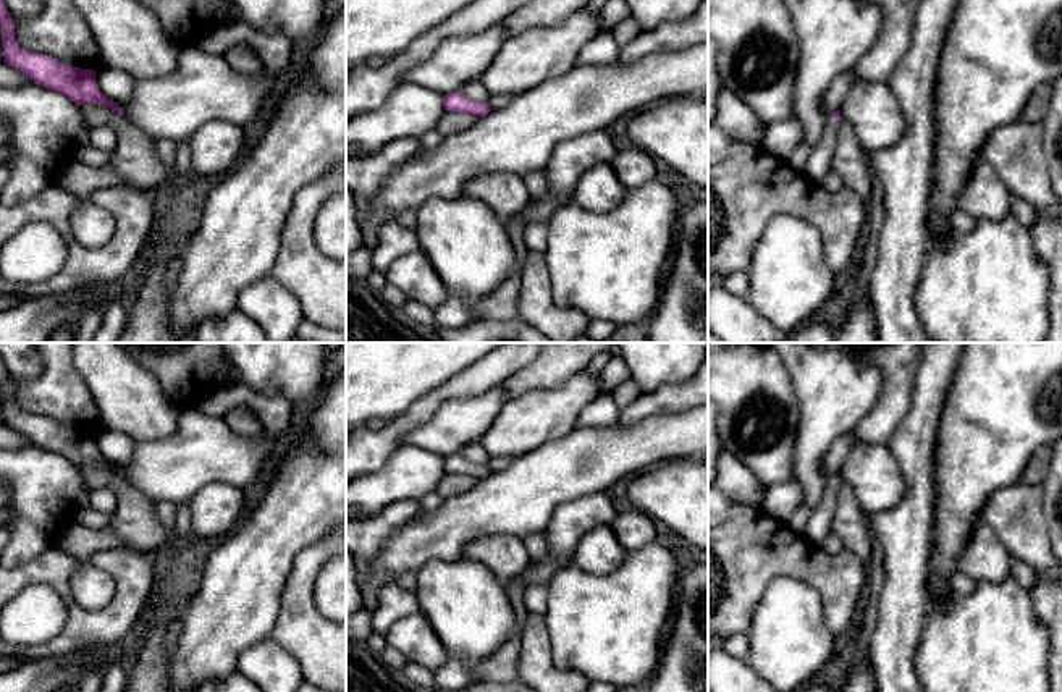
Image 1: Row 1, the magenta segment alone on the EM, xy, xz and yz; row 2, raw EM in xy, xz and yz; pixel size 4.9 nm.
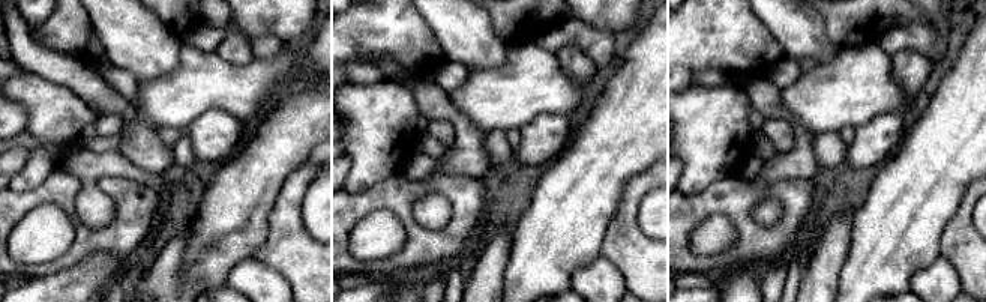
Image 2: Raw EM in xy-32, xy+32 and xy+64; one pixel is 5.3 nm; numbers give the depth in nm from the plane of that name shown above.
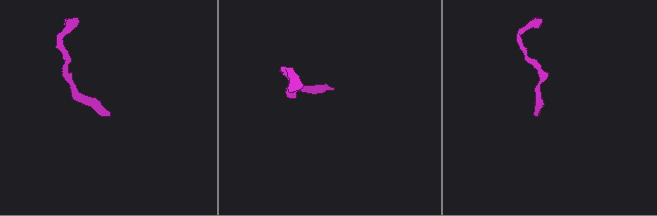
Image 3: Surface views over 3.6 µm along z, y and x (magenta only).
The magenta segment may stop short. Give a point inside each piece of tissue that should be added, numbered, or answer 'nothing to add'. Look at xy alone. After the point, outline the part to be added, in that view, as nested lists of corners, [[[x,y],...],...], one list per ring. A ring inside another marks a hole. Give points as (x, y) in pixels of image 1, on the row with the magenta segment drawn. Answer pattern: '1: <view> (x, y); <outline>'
nothing to add

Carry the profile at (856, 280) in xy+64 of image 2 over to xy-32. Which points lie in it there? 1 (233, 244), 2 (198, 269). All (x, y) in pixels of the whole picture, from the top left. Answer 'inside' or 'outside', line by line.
1: inside
2: inside

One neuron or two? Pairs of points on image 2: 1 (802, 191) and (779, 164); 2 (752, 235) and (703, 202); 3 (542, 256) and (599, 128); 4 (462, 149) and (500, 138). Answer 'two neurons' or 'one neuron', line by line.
1: two neurons
2: one neuron
3: one neuron
4: two neurons

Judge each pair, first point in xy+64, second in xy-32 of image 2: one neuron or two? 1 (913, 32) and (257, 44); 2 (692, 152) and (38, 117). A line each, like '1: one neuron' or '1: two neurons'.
1: one neuron
2: one neuron

